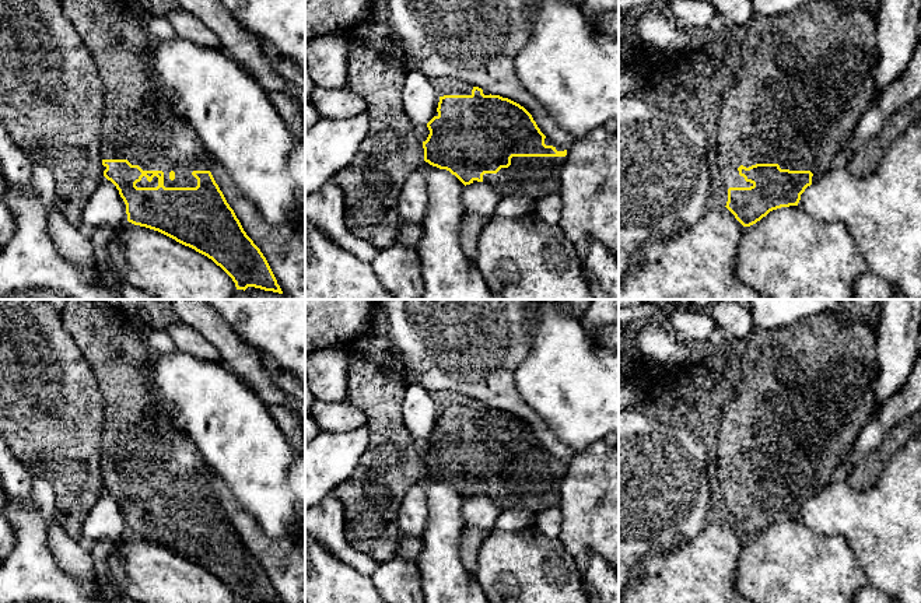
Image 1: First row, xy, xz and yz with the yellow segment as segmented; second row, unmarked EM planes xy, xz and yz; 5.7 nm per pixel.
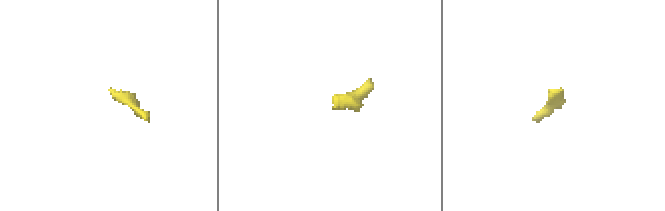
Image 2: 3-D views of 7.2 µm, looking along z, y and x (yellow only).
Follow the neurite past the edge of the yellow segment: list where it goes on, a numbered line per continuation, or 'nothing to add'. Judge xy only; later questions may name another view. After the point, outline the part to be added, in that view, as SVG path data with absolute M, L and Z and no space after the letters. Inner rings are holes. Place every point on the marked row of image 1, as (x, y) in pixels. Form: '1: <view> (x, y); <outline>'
1: xy (143, 122); M60 0L62 11L73 24L90 50L104 84L104 115L101 118L101 159L127 159L143 171L162 171L165 187L196 187L193 171L210 171L214 158L206 150L183 116L182 105L169 88L153 74L153 53L157 39L143 20L129 14L125 0Z

